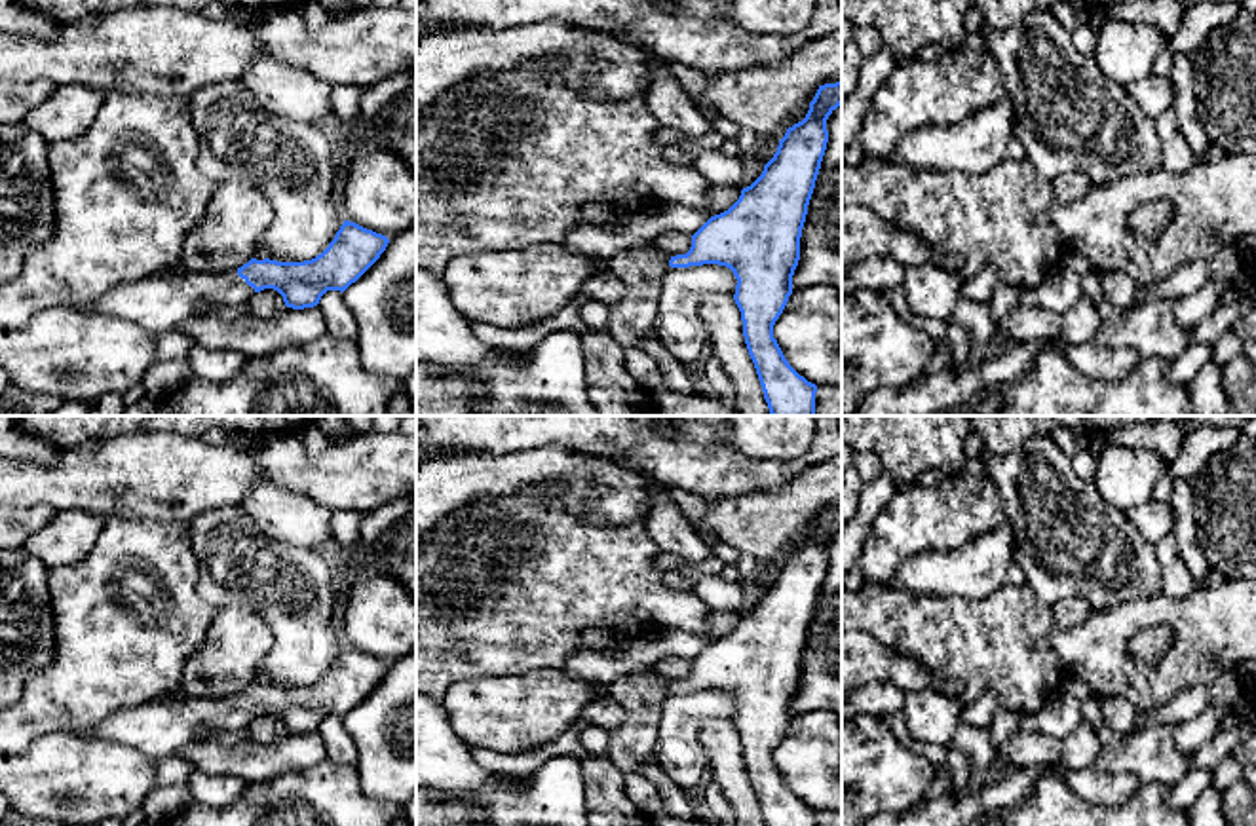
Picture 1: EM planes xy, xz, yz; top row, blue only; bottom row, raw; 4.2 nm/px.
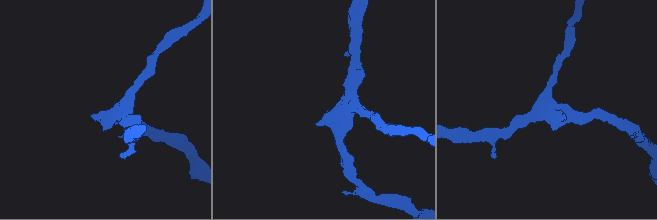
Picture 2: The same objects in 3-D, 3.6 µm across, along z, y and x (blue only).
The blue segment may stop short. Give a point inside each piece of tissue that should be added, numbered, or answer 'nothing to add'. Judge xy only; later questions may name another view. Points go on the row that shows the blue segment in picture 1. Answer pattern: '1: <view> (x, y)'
1: xy (158, 302)

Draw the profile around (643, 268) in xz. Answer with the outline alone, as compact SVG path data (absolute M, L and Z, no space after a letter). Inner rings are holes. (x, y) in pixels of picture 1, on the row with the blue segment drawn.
M654 241L606 260L606 270L627 287L625 296L610 308L606 327L621 347L640 347L642 338L656 330L661 281L671 268L669 260L671 256Z

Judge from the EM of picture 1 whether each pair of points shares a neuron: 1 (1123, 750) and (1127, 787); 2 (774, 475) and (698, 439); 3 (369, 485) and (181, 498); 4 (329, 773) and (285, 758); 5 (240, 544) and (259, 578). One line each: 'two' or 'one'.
1: two
2: one
3: one
4: two
5: one

